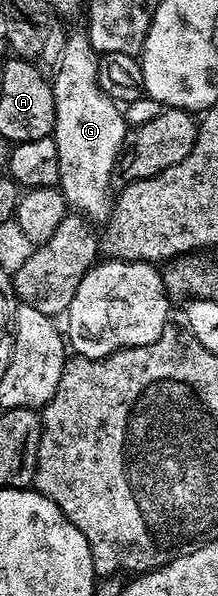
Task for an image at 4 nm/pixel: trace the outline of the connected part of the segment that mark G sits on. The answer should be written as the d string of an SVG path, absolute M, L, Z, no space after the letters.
M85 33L74 34L62 46L62 63L58 75L53 75L54 133L59 153L59 183L67 203L90 220L105 219L112 209L106 193L112 190L114 165L126 139L126 115L100 88L98 83L98 51L92 48Z

